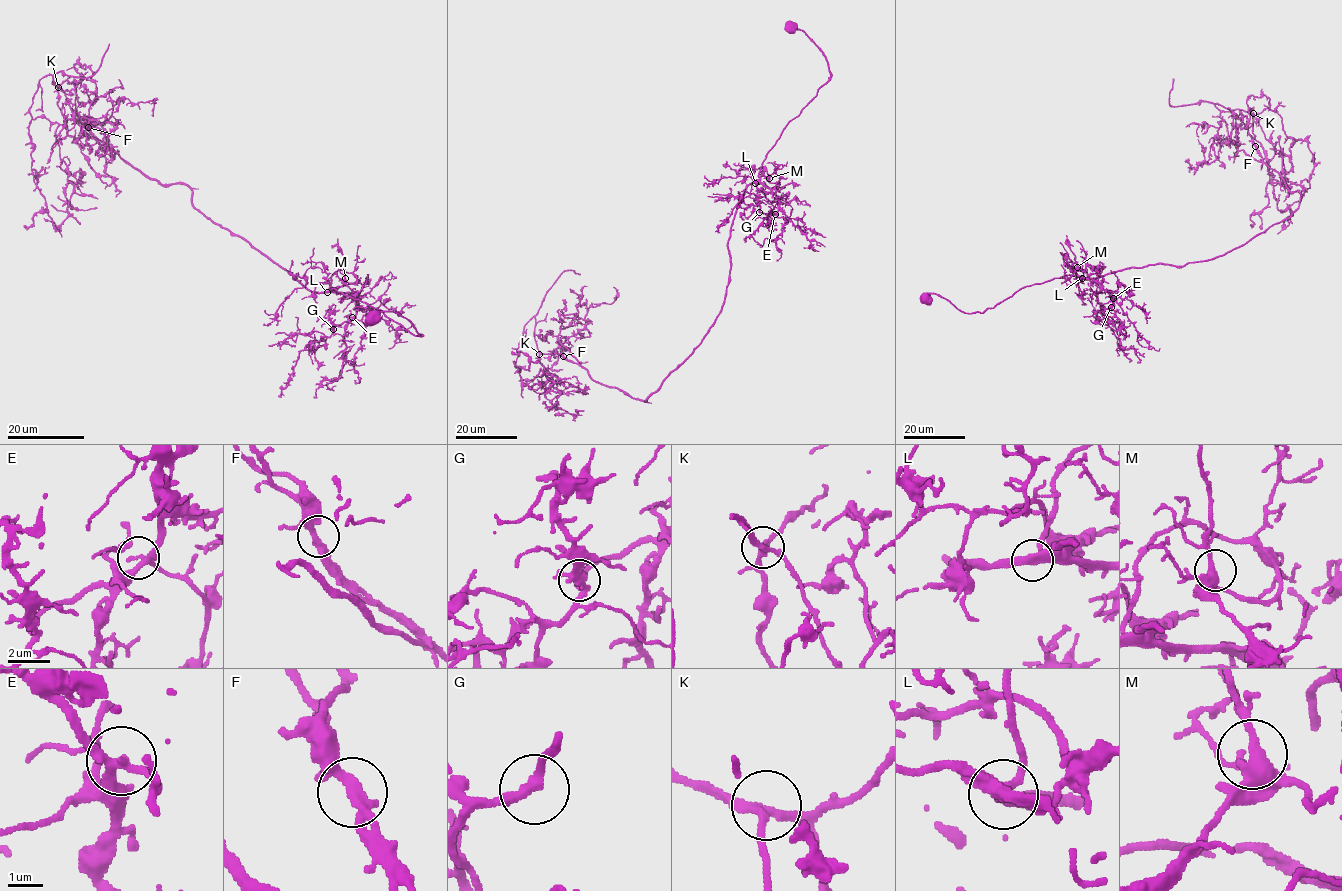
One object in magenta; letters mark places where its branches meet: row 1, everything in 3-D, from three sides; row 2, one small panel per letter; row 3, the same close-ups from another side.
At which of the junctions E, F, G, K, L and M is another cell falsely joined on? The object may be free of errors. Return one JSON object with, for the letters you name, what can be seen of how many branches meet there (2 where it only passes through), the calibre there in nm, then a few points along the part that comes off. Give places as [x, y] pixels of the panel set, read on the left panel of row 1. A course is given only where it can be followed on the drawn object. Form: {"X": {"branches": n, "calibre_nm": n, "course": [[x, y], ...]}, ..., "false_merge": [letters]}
{"F": {"branches": 2, "calibre_nm": 340, "course": [[89, 127], [51, 75], [43, 76], [28, 126], [31, 171], [46, 208], [24, 225]]}, "false_merge": ["F"]}

